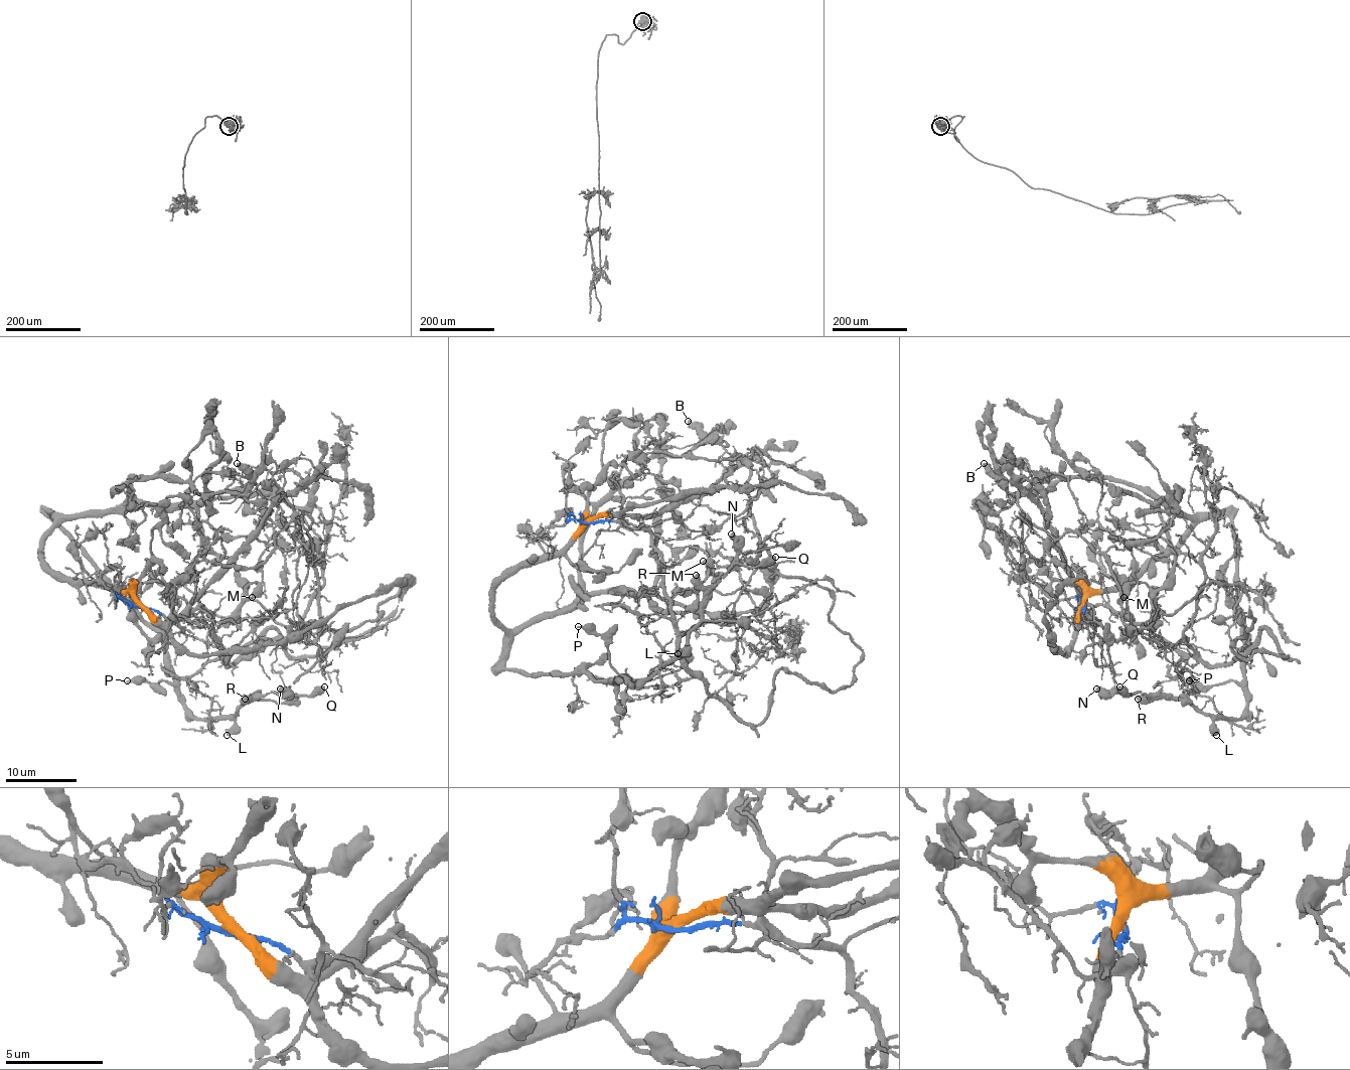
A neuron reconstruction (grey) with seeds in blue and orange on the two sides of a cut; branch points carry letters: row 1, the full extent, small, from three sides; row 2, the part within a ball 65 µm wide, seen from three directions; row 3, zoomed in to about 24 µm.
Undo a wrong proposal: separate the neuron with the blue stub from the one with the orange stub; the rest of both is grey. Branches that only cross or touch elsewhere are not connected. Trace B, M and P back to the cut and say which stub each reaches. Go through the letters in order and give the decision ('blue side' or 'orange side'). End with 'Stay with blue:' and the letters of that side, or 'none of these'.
B: orange side
M: orange side
P: orange side
Stay with blue: none of these

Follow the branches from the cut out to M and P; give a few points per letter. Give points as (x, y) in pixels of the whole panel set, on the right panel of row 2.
M: (1085, 605), (1166, 555), (1192, 520), (1187, 515), (1157, 506), (1173, 574), (1155, 590), (1132, 583), (1124, 597)
P: (1085, 605), (1166, 555), (1196, 520), (1226, 515), (1236, 548), (1244, 677), (1240, 683), (1189, 681)

